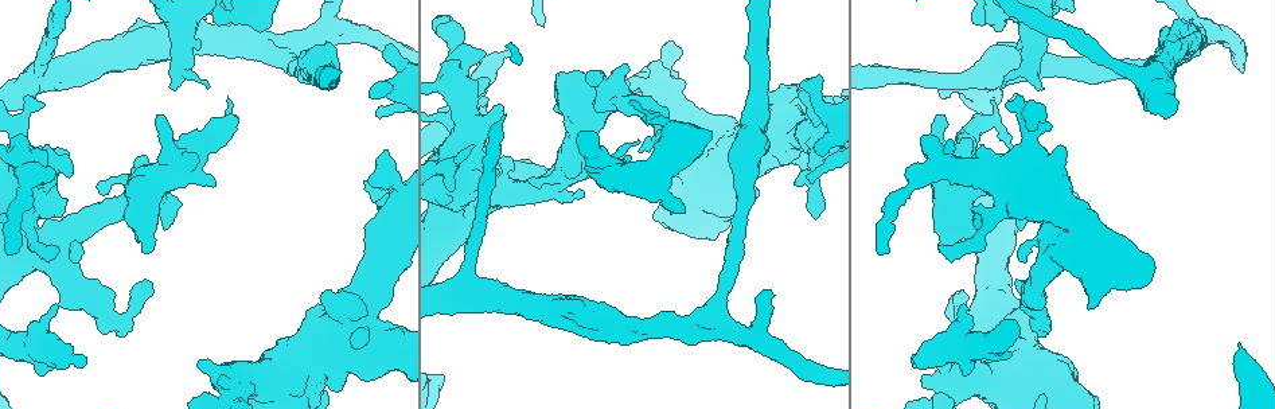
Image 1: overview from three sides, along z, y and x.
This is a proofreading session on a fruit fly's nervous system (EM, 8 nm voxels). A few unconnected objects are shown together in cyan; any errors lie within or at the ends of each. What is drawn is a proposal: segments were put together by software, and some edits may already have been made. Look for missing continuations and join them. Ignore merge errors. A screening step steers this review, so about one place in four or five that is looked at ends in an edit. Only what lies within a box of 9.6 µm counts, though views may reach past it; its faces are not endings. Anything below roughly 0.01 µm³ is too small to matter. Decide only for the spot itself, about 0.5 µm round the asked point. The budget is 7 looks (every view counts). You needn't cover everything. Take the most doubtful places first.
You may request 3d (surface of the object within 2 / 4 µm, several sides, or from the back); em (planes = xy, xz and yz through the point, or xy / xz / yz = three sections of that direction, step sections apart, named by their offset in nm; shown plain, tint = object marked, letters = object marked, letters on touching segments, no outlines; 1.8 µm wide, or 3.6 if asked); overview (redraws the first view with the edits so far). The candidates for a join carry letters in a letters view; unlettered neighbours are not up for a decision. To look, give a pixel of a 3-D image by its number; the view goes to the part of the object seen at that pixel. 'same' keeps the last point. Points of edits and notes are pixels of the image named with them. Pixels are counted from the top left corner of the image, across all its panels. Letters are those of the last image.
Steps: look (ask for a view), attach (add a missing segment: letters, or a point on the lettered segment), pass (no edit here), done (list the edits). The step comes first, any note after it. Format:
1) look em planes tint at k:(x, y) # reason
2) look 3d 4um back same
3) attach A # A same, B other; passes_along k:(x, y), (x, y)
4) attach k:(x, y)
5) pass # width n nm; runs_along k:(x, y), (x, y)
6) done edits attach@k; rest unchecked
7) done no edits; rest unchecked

look em planes tint at 1:(86, 361) # free end

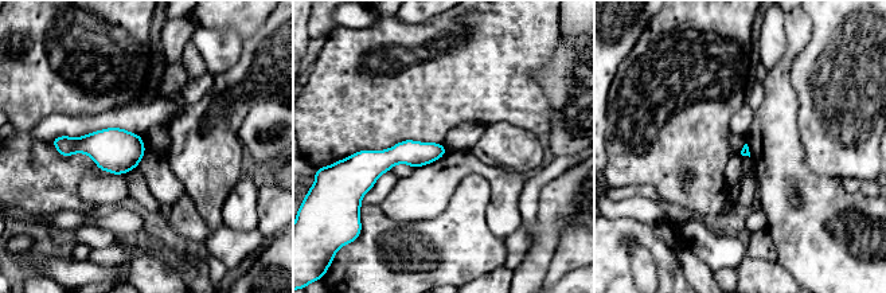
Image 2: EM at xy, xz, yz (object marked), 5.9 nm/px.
look em planes letters same

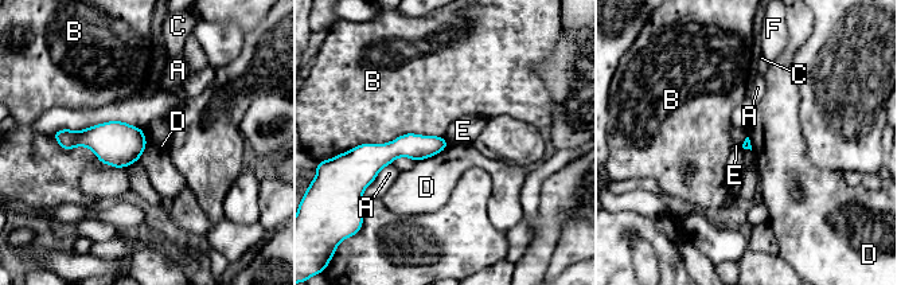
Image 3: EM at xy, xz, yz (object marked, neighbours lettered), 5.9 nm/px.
pass # A other, B other, C other, D other, E other, F other; runs_along 3:(443, 143), (365, 151); no lettered segment goes on from it

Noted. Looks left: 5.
look 3d 4um at 1:(787, 111) # sharp bend

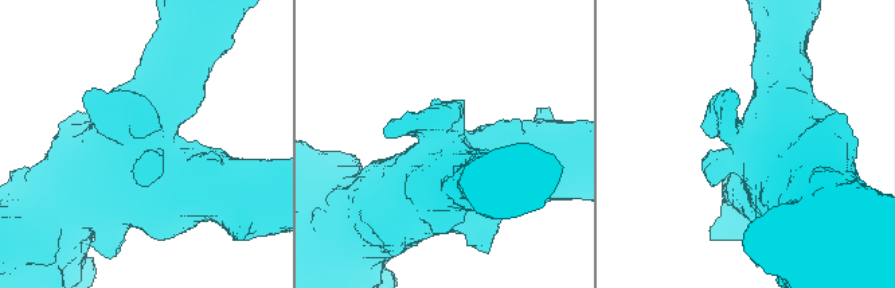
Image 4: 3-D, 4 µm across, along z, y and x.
look em 3.6um planes letters at 4:(444, 146) # need the tissue

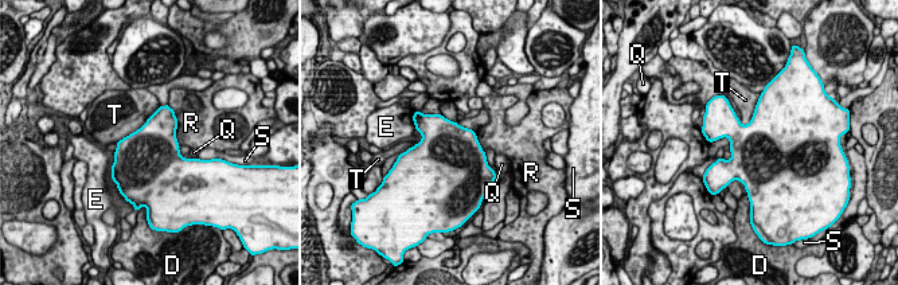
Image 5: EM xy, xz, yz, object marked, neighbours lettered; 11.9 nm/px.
pass # D other, E other, Q other, R other, S other, T other; none of them fits

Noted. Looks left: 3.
look 3d 4um at 1:(54, 306) # stops while still wide

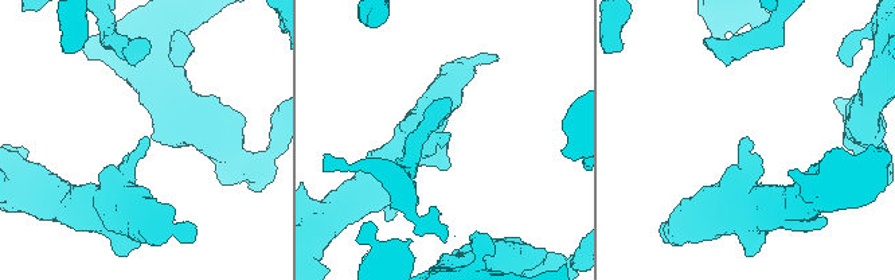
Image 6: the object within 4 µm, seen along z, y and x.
look em planes letters at 6:(743, 140)

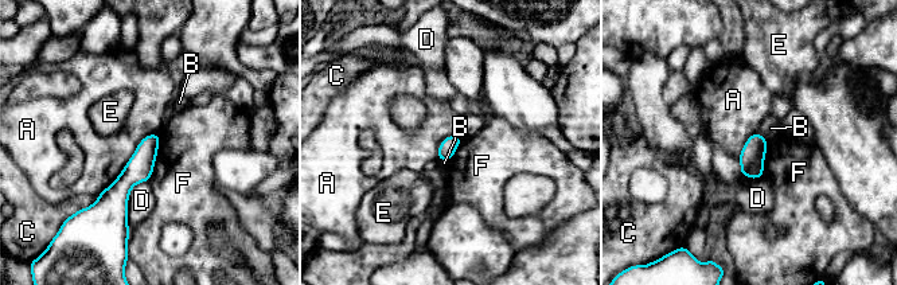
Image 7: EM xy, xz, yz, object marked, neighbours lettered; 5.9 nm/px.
pass # A other, B other, C other, D other, E other, F other; runs_along 7:(155, 137), (120, 188), (121, 218); none of them fits

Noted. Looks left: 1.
done no edits; rest unchecked

